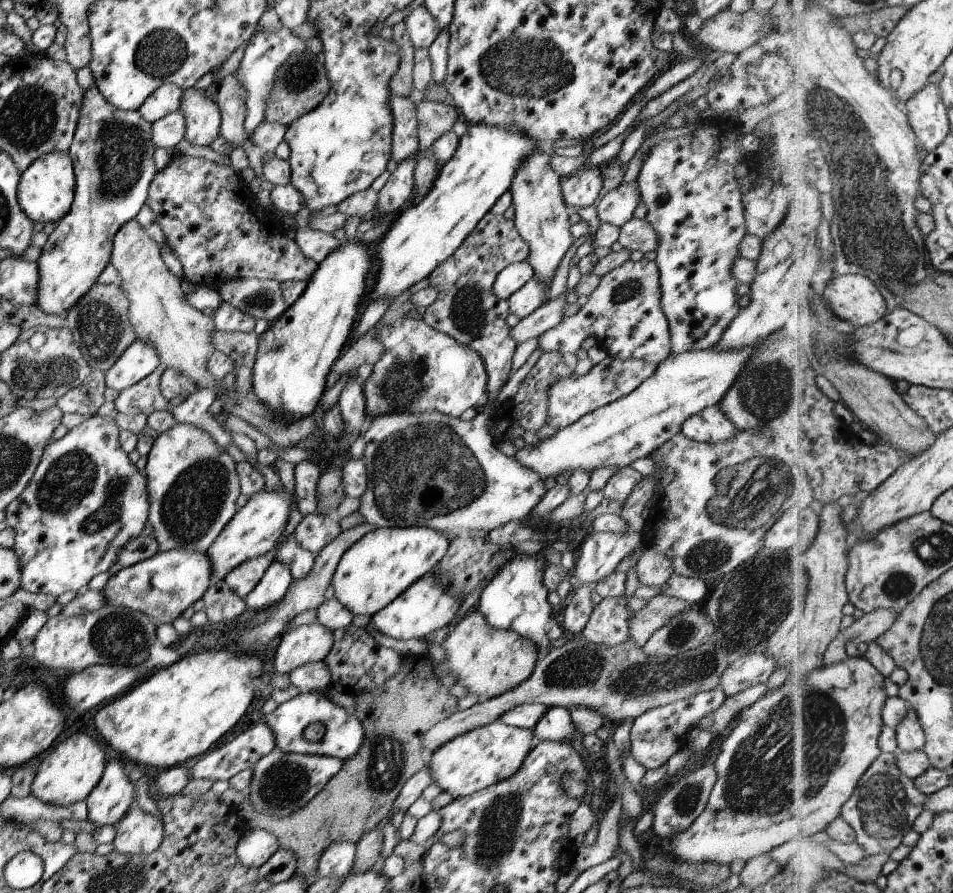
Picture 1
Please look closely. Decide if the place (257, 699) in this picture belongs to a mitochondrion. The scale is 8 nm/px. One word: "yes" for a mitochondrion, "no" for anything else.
no

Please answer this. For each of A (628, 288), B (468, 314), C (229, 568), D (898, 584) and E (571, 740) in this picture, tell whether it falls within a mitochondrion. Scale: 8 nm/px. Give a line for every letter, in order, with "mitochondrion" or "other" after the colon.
A: mitochondrion
B: mitochondrion
C: other
D: mitochondrion
E: other

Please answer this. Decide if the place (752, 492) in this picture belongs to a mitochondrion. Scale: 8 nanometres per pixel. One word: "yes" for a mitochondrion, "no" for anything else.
yes

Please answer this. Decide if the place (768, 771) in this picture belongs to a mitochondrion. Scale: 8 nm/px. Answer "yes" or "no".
yes

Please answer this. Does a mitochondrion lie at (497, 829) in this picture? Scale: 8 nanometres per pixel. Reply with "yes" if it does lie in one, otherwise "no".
yes

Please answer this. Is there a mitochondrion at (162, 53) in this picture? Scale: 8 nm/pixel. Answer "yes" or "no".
yes

